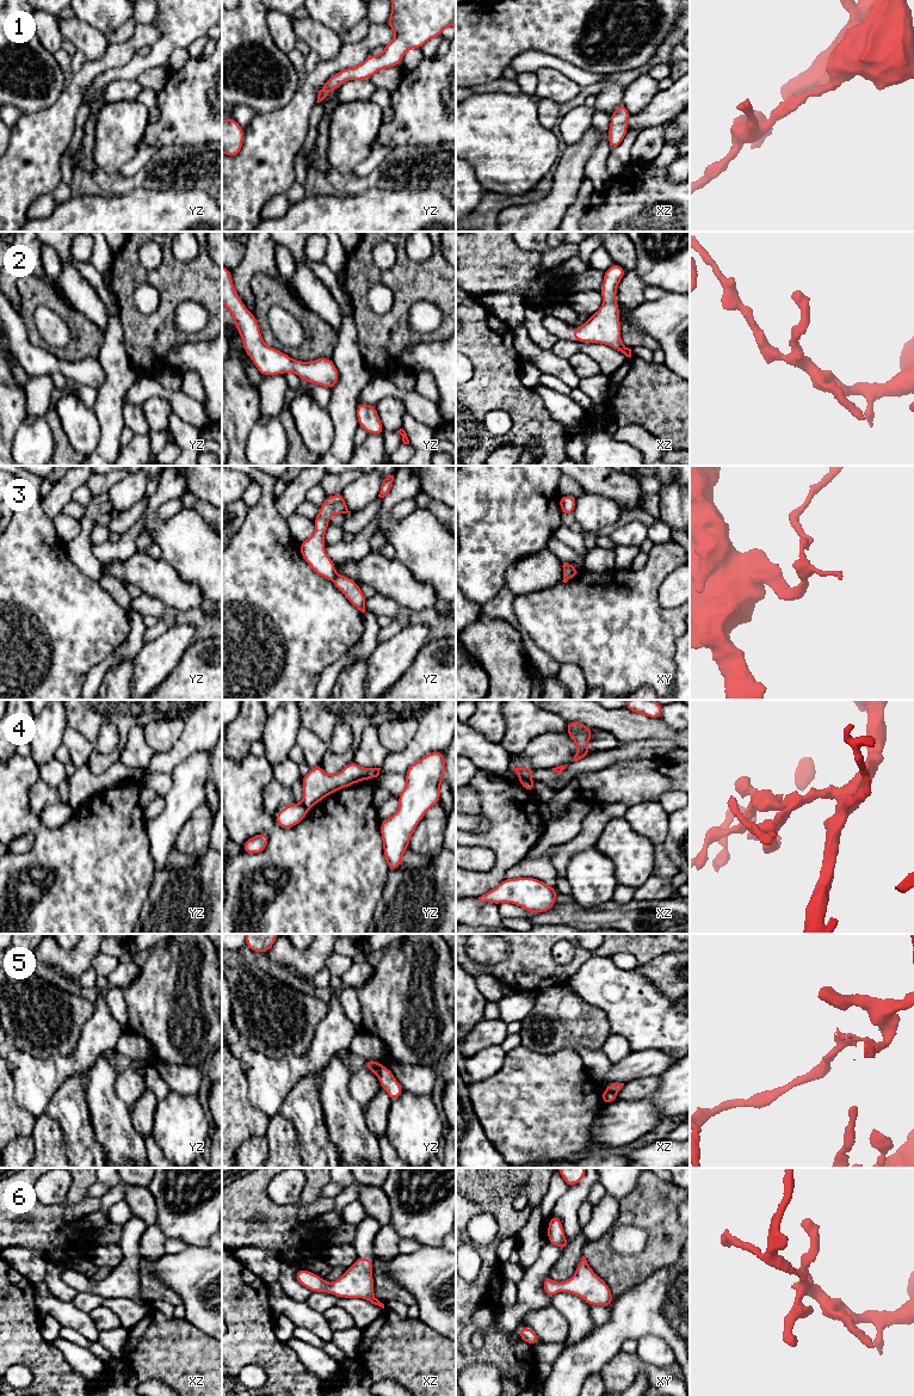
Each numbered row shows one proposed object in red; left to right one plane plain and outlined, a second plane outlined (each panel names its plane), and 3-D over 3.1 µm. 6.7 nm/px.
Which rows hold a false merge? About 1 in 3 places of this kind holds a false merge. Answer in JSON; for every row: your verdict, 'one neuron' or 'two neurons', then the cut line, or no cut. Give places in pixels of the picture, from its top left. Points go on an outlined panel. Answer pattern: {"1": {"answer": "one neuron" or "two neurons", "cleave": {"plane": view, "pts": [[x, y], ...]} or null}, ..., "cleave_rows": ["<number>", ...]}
{"1": {"answer": "one neuron", "cleave": null}, "2": {"answer": "one neuron", "cleave": null}, "3": {"answer": "two neurons", "cleave": {"plane": "yz", "pts": [[337, 574], [332, 579]]}}, "4": {"answer": "two neurons", "cleave": {"plane": "xz", "pts": [[531, 780], [520, 781]]}}, "5": {"answer": "two neurons", "cleave": {"plane": "xz", "pts": [[605, 1089], [616, 1094]]}}, "6": {"answer": "one neuron", "cleave": null}, "cleave_rows": ["3", "4", "5"]}

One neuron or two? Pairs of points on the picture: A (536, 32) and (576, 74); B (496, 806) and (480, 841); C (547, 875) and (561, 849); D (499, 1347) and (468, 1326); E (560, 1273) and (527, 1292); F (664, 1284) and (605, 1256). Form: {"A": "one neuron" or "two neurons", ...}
{"A": "two neurons", "B": "one neuron", "C": "two neurons", "D": "one neuron", "E": "two neurons", "F": "two neurons"}

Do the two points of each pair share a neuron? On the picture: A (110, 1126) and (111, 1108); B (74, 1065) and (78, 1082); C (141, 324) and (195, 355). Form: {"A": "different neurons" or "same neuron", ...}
{"A": "same neuron", "B": "different neurons", "C": "different neurons"}

